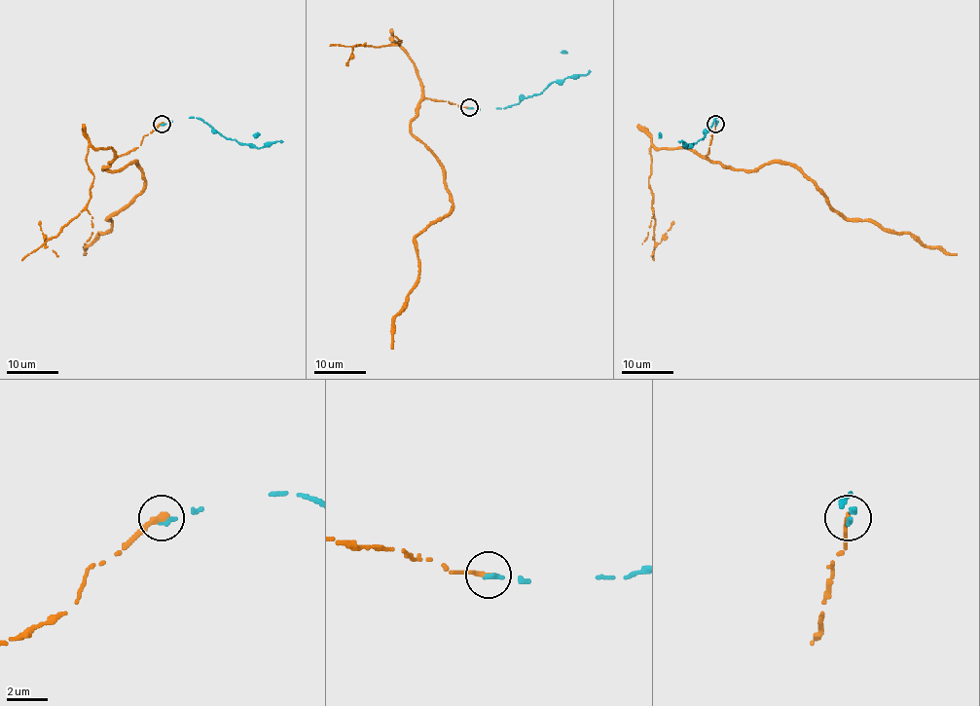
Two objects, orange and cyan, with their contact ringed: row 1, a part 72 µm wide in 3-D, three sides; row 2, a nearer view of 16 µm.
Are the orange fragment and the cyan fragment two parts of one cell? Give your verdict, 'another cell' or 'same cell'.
another cell

